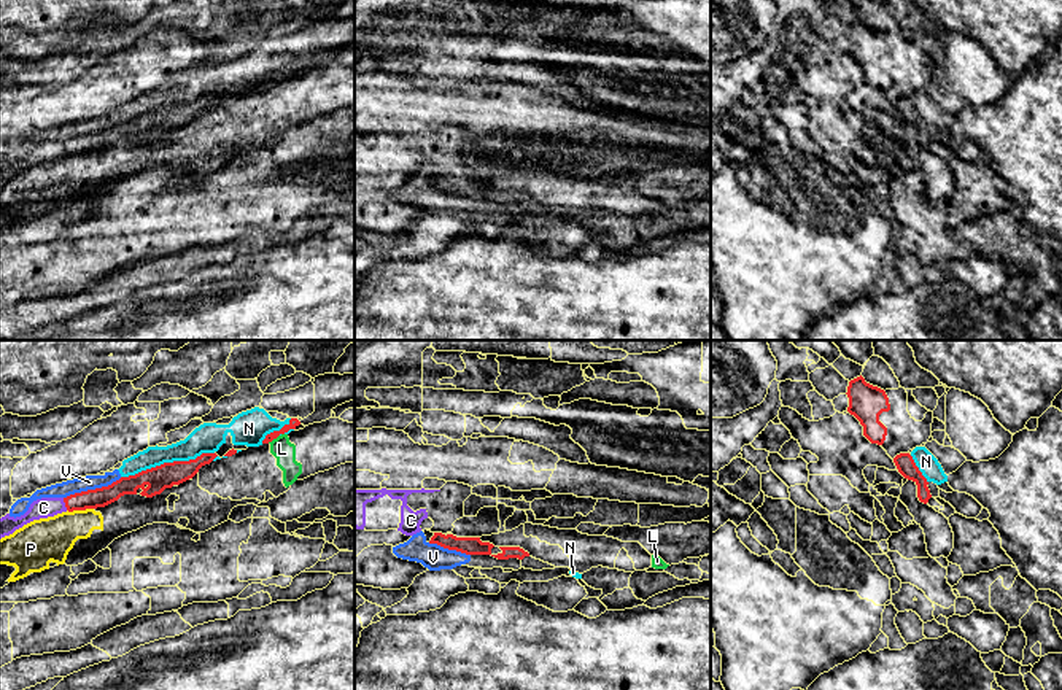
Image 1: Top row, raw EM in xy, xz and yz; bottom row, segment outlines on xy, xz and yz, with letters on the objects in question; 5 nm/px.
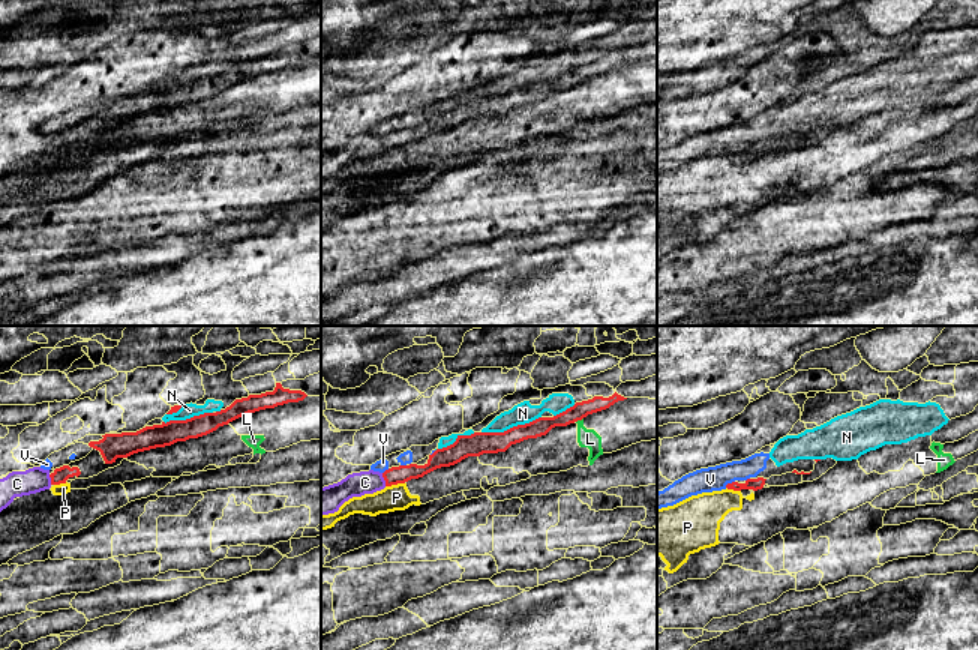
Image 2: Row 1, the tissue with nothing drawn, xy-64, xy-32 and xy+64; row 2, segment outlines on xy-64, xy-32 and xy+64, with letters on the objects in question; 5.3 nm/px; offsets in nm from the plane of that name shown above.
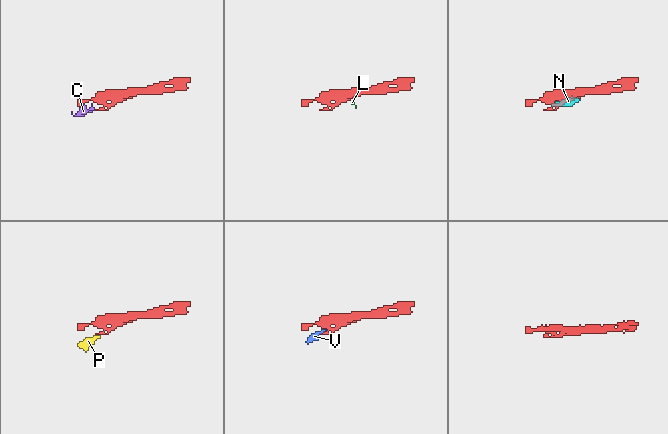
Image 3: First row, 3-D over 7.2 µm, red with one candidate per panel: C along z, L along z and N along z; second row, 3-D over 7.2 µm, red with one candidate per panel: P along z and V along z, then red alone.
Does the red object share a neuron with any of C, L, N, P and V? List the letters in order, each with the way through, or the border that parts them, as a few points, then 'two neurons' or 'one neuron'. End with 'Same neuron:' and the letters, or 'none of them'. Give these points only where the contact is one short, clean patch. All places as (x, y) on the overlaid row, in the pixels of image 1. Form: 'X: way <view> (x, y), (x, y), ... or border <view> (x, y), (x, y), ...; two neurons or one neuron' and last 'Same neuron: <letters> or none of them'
C: way xy (102, 496), (65, 504), (43, 507); one neuron
L: border xy (279, 434), (267, 442); two neurons
N: two neurons
P: border xy (93, 507), (67, 511); two neurons
V: border xy (121, 477), (107, 485), (75, 492), (64, 498); two neurons
Same neuron: C

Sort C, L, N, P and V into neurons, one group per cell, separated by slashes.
C / L P / N V

